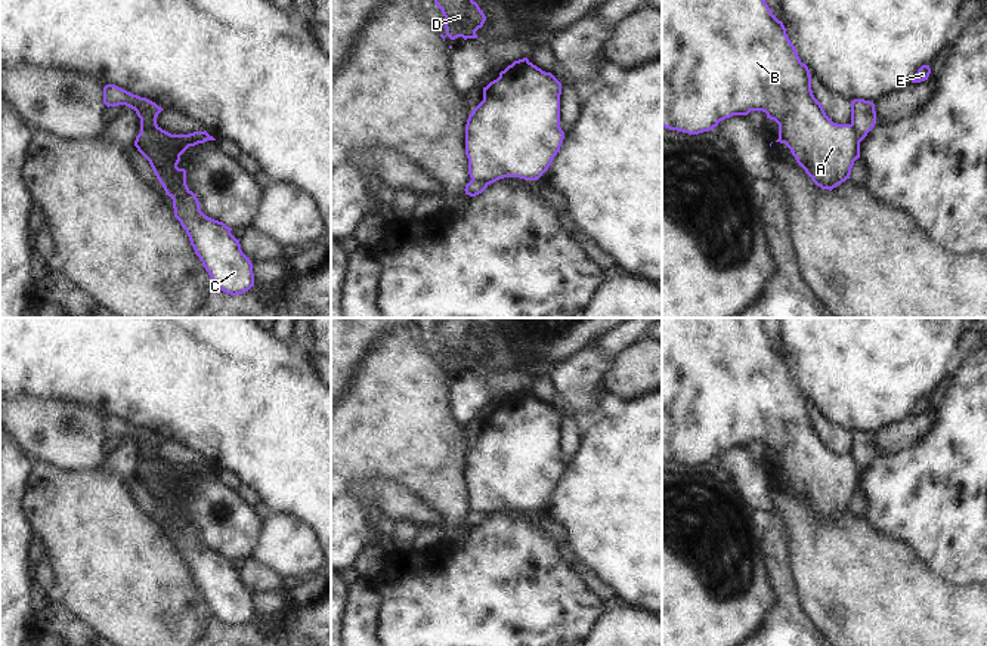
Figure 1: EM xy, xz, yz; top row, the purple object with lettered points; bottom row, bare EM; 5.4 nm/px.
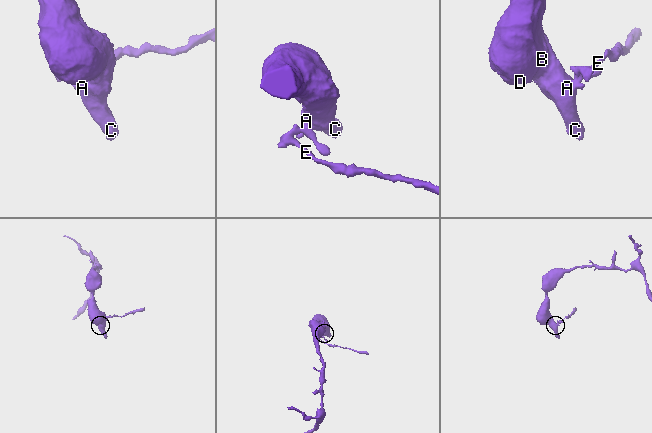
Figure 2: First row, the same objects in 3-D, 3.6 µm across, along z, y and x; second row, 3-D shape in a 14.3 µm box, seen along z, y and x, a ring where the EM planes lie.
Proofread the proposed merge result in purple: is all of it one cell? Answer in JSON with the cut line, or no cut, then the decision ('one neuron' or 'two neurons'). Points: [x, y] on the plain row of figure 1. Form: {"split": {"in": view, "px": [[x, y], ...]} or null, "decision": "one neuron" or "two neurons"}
{"split": {"in": "xy", "px": [[157, 456], [147, 463], [136, 478]]}, "decision": "two neurons"}

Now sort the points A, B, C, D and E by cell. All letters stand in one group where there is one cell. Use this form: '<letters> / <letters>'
A B C D / E

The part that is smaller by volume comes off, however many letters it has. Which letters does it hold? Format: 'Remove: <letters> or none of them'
Remove: E.

